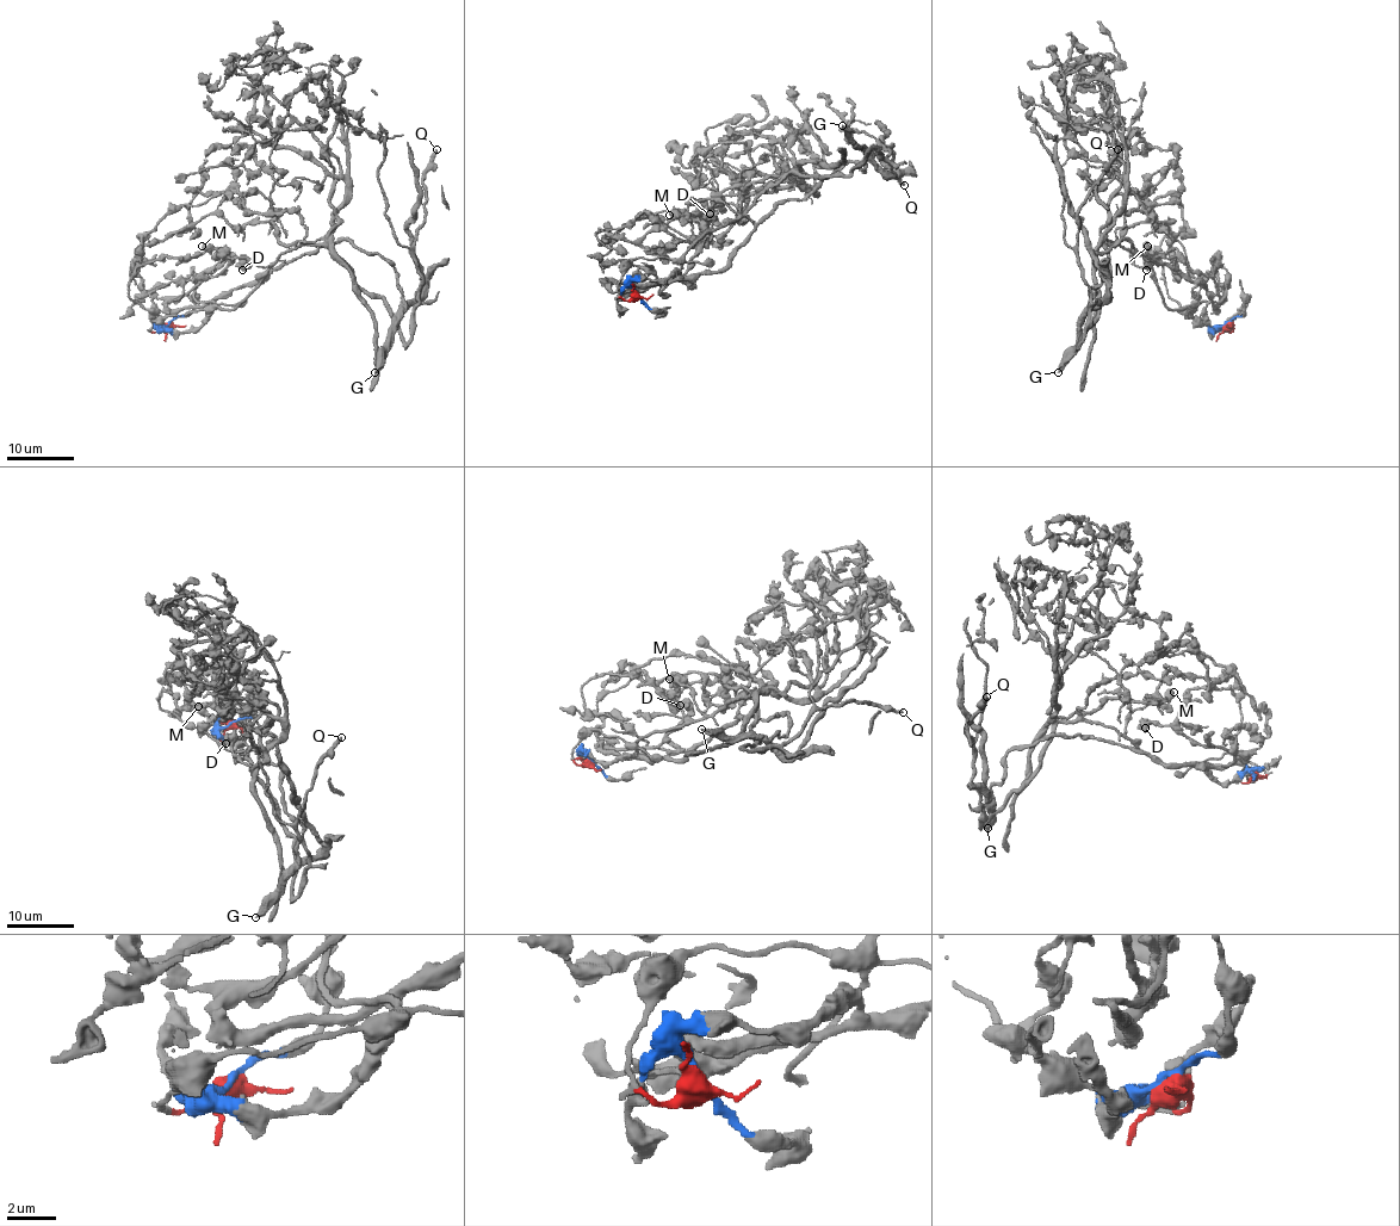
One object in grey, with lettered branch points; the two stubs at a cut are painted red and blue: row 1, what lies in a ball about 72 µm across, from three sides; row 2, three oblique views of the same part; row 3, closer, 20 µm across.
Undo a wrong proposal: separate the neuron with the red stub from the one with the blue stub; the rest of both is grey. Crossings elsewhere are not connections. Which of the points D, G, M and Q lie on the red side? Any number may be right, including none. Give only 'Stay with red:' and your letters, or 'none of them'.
Stay with red: M, Q

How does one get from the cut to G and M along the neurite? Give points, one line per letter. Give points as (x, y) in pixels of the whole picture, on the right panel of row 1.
G: (1226, 323), (1212, 332), (1205, 285), (1120, 241), (1095, 258), (1101, 283), (1090, 292), (1079, 347), (1058, 372)
M: (1226, 323), (1233, 329), (1216, 330), (1188, 307), (1170, 309), (1150, 267), (1131, 258), (1147, 246)

